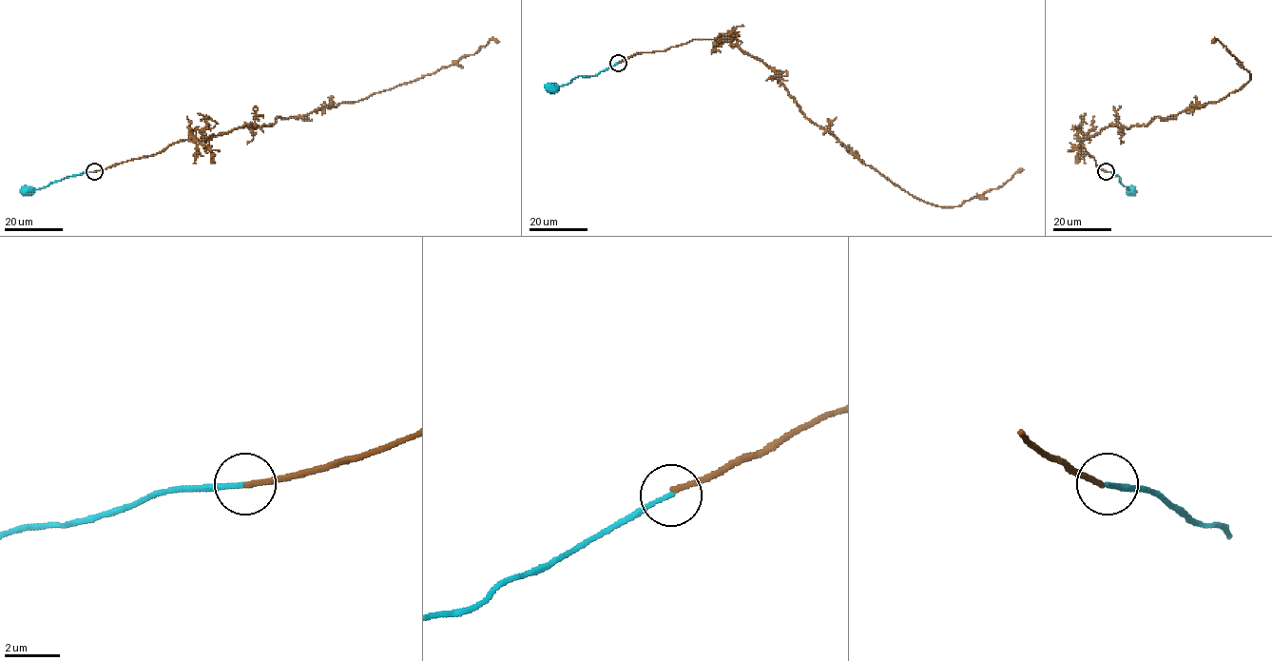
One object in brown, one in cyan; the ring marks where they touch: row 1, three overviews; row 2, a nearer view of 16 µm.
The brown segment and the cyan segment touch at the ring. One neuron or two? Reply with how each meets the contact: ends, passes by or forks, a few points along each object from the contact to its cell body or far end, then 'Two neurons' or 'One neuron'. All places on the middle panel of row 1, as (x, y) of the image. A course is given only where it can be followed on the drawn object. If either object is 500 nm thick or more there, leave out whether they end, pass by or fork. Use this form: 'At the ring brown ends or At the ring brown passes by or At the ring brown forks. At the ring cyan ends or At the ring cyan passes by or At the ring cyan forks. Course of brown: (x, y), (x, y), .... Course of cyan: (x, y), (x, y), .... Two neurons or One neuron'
At the ring brown ends. At the ring cyan ends. Course of brown: (618, 62), (726, 36), (769, 68), (808, 119), (894, 184), (937, 205), (960, 205), (1022, 168). Course of cyan: (618, 63), (596, 74), (577, 76), (567, 84), (550, 86), (550, 88). Two neurons

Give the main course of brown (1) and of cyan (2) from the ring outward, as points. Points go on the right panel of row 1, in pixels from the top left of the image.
1: (1106, 171), (1080, 142), (1110, 126), (1147, 126), (1156, 116), (1215, 103), (1249, 81), (1225, 47), (1212, 42)
2: (1107, 171), (1118, 176), (1119, 182), (1132, 189)

